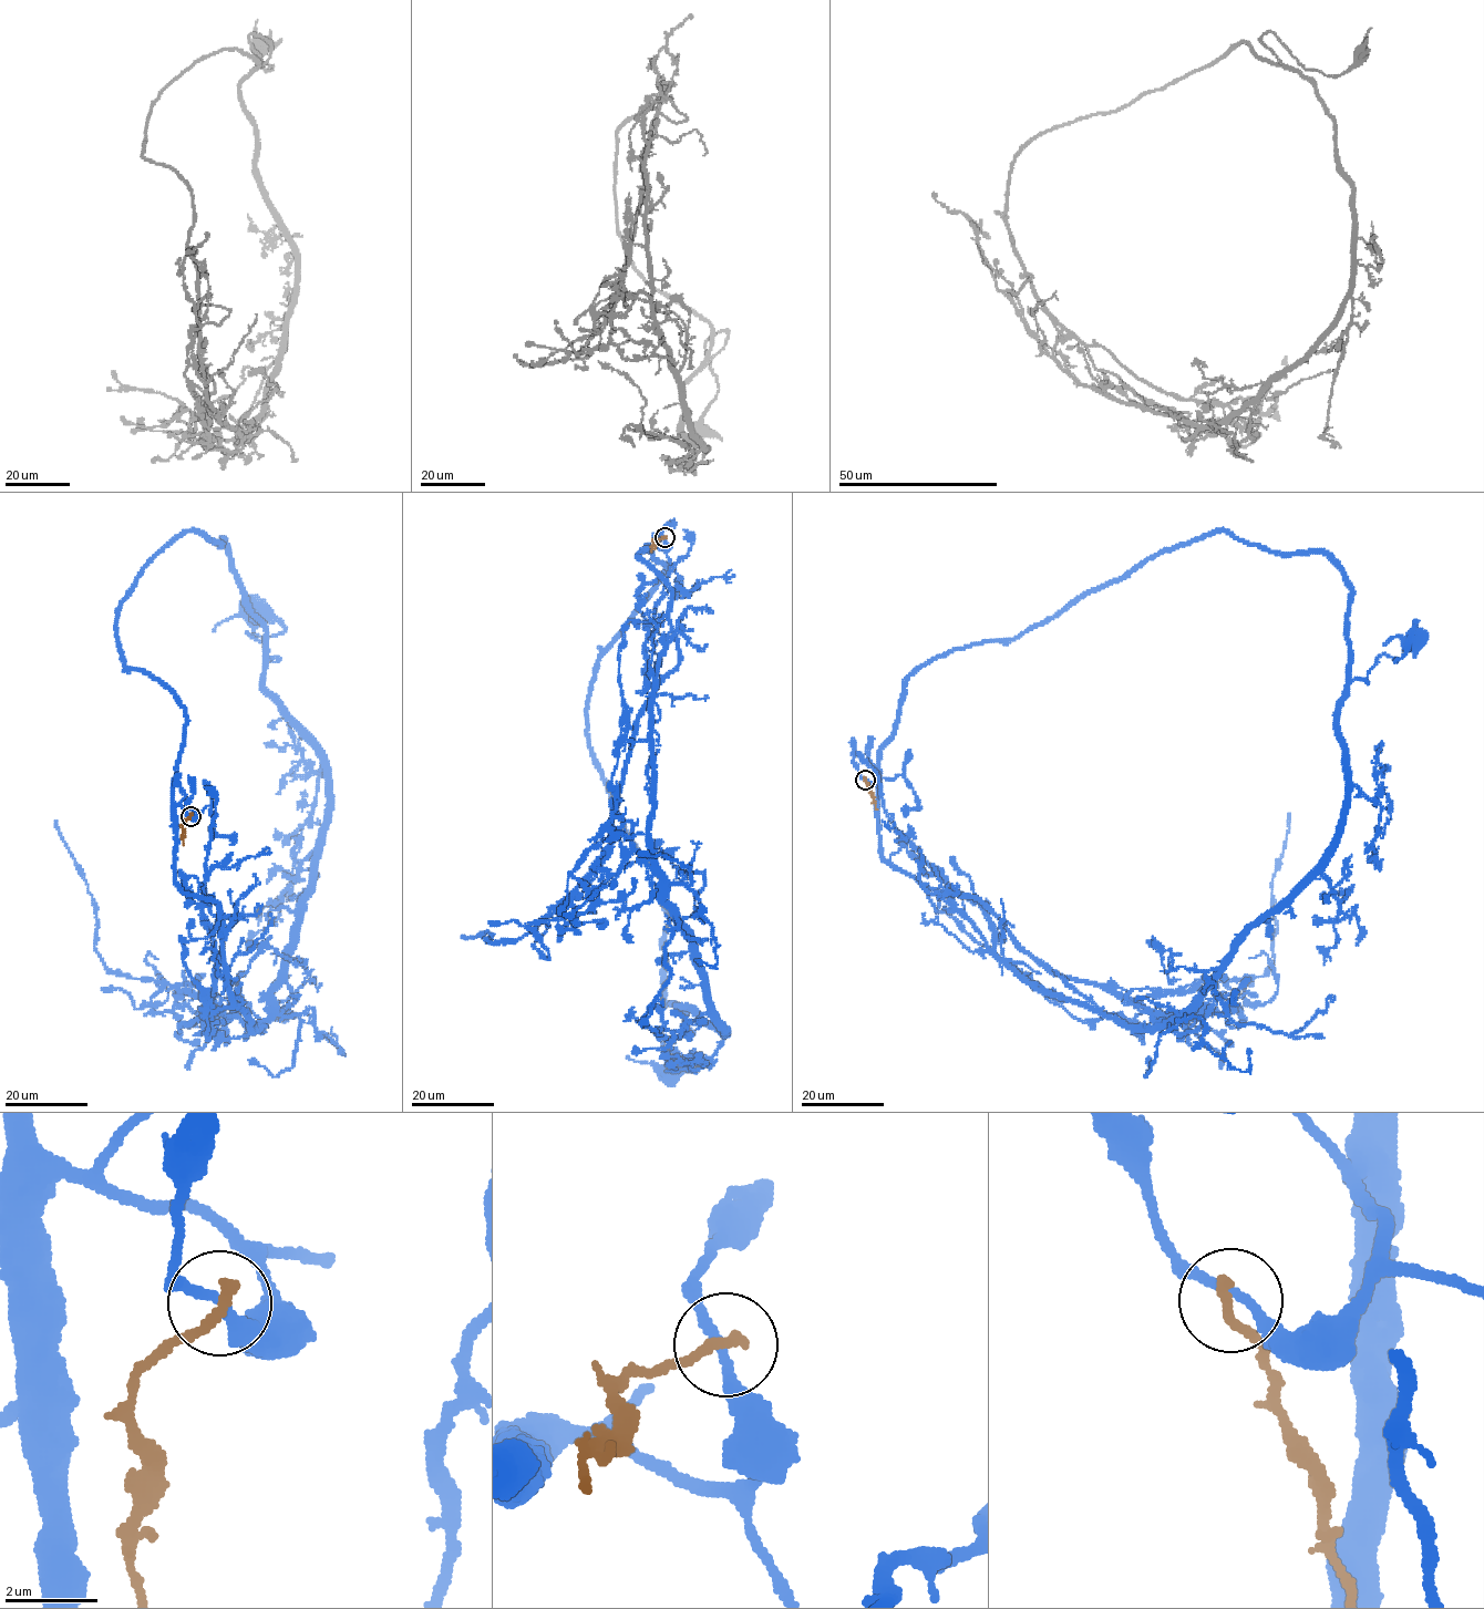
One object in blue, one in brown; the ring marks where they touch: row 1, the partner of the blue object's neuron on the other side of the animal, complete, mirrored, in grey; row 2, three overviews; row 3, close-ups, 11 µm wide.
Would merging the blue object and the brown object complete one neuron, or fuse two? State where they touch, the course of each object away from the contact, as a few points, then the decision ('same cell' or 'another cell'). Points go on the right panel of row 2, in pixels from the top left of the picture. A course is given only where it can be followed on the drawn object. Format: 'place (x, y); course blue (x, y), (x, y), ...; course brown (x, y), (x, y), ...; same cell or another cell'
place (865, 780); course blue (865, 780), (910, 676), (1220, 530), (1341, 570), (1350, 679), (1367, 683), (1413, 640); course brown (865, 780), (877, 810); another cell

